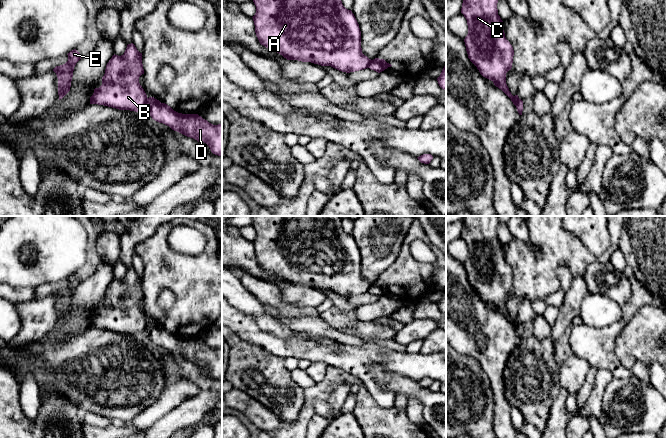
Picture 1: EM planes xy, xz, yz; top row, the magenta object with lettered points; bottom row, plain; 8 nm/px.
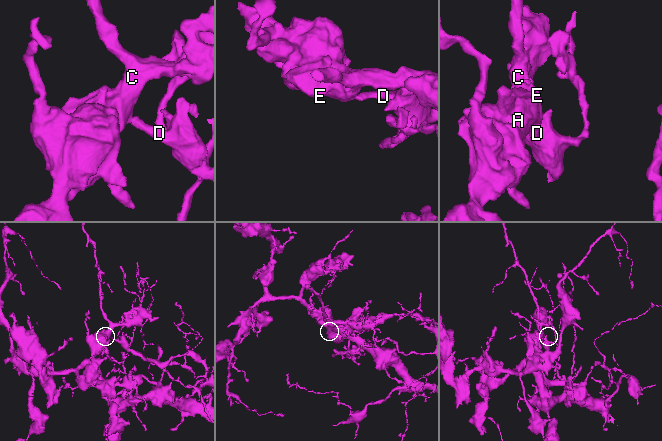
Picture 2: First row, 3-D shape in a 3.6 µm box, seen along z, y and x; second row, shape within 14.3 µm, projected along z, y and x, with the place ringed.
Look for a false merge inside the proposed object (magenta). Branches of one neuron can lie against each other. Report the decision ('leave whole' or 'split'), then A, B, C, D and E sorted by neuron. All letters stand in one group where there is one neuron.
split; A B C E / D

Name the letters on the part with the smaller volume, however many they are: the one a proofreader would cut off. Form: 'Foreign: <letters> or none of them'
Foreign: D

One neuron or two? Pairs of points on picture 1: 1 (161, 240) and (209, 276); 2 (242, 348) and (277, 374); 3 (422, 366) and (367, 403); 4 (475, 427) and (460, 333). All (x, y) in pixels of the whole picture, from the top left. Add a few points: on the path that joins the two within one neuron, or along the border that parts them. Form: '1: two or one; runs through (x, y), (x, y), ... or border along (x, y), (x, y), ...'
1: one; runs through (168, 254), (190, 276), (195, 276)
2: one; runs through (251, 357), (268, 374)
3: two; border along (364, 385), (380, 406), (394, 406)
4: two; border along (456, 349), (461, 353), (470, 355), (482, 368)

